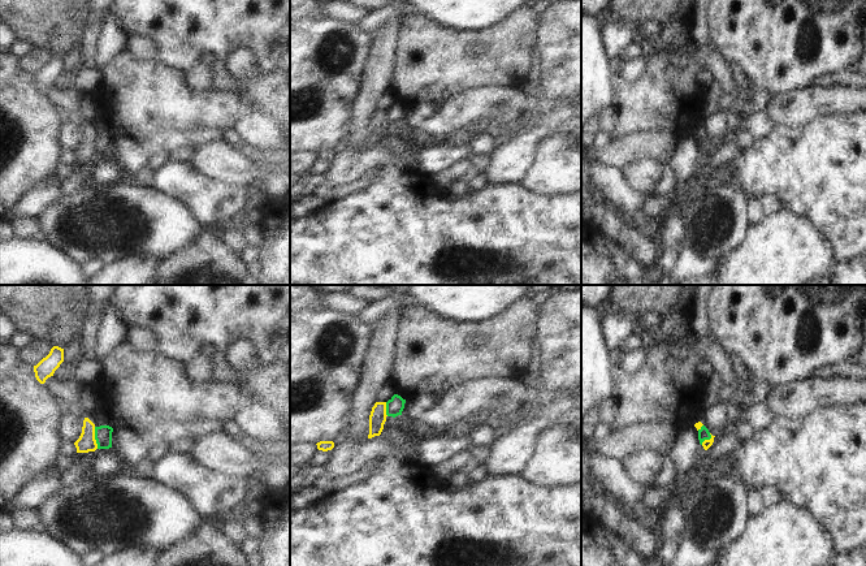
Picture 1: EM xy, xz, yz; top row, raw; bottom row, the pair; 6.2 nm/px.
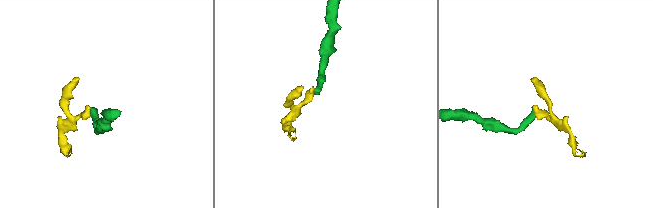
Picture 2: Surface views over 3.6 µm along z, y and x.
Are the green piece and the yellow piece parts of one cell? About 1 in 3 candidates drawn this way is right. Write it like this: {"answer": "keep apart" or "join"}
{"answer": "keep apart"}

